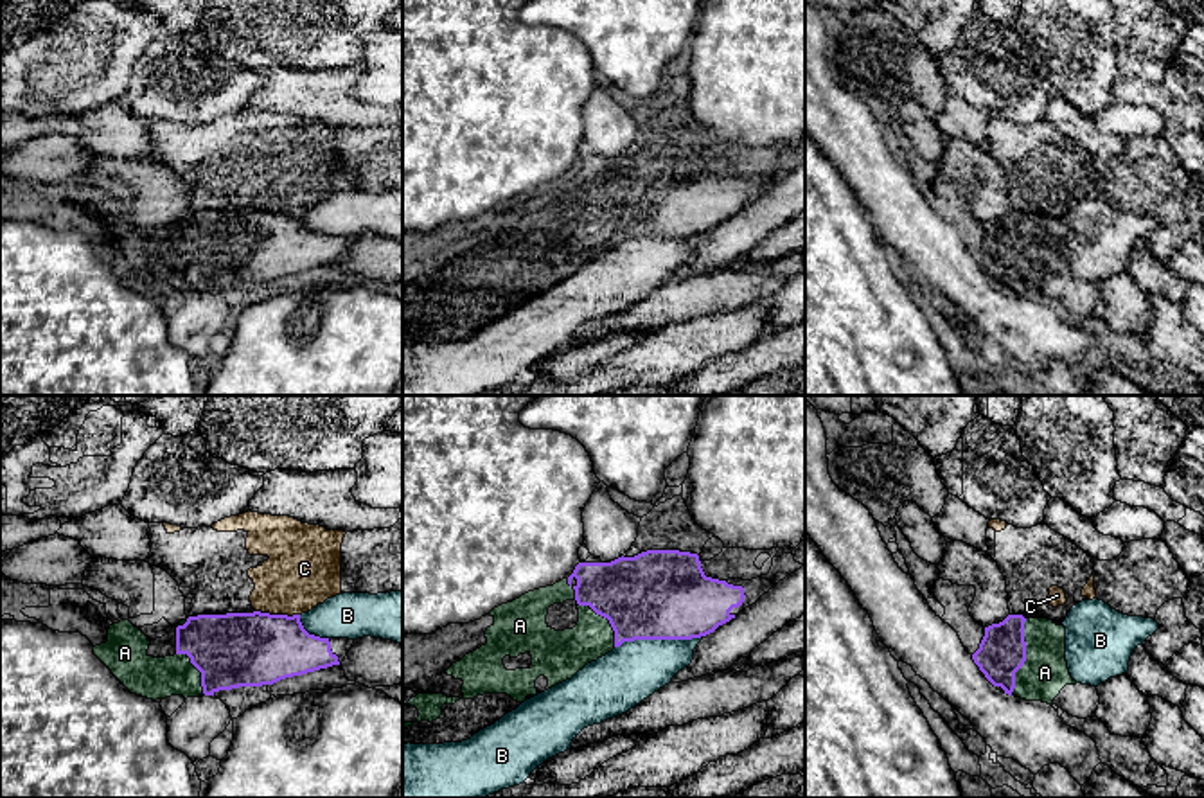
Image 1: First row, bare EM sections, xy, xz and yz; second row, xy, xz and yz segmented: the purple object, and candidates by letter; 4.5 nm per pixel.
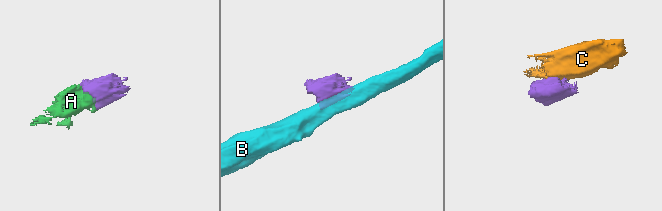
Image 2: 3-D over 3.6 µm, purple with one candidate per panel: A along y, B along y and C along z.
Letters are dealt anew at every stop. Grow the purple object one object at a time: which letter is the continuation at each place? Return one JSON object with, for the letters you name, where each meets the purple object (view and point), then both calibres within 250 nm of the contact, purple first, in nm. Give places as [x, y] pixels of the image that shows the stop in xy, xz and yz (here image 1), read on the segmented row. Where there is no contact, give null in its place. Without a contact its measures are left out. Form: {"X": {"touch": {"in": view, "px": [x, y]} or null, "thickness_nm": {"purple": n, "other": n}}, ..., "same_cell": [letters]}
{"A": {"touch": {"in": "yz", "px": [1025, 656]}, "thickness_nm": {"purple": 220, "other": 200}}, "same_cell": ["A"]}

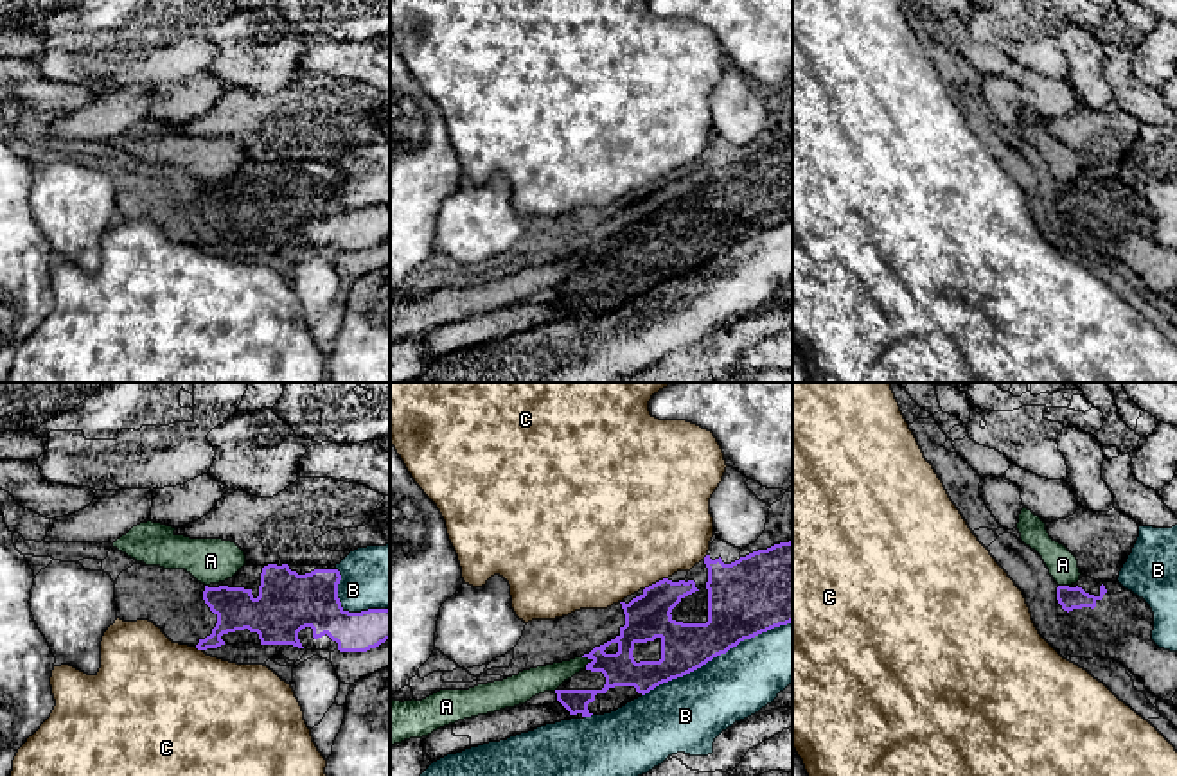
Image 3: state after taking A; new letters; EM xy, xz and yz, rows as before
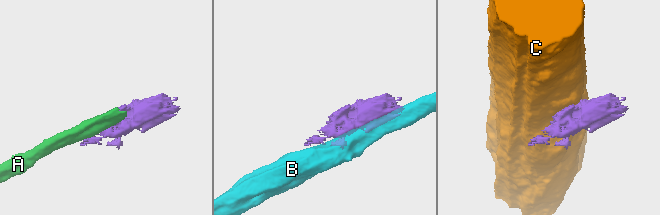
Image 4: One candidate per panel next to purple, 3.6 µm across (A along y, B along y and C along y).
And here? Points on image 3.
{"same_cell": []}

